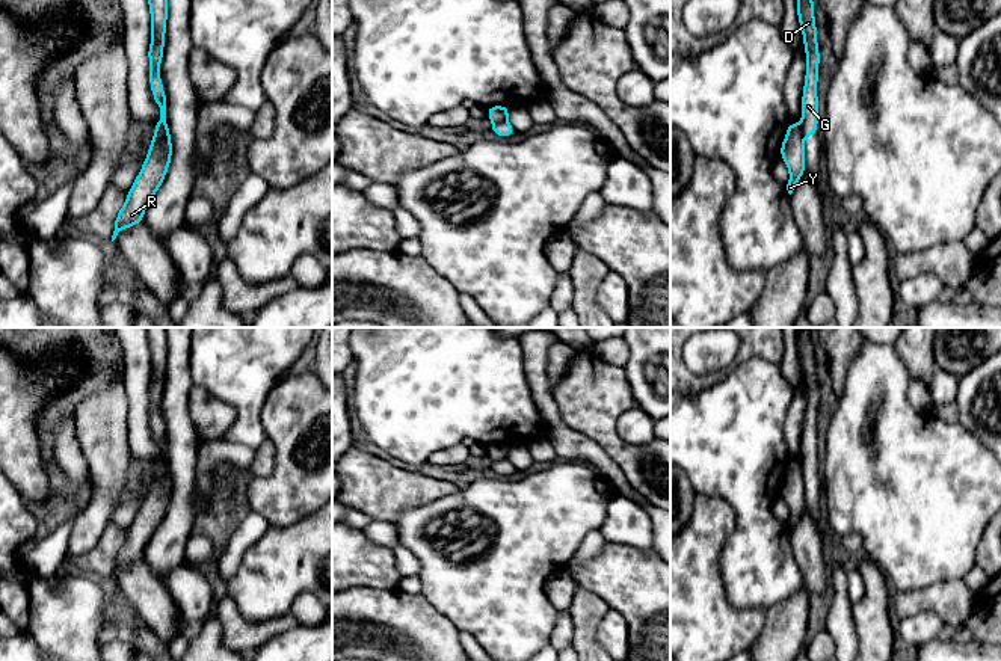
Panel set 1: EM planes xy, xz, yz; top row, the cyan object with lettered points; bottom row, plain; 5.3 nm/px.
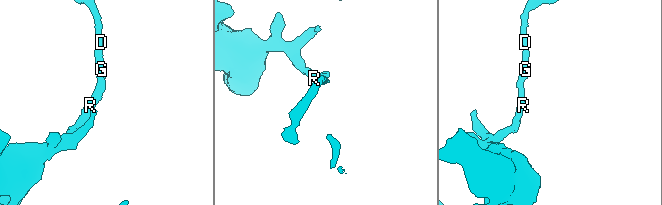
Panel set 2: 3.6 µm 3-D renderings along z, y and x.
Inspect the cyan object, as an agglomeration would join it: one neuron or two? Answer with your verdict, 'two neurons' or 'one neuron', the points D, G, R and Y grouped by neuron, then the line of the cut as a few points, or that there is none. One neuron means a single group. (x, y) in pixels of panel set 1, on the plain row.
two neurons | D G / R Y | xy (156, 462), (169, 474)

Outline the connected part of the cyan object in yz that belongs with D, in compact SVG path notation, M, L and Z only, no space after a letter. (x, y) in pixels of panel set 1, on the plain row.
M799 327L796 344L797 356L800 361L803 383L806 391L806 412L802 433L802 472L803 475L818 471L818 404L820 404L820 388L817 380L817 364L814 355L814 338L811 327Z

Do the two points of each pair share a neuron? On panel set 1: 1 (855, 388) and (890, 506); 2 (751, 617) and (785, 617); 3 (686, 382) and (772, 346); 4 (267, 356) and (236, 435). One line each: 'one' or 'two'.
1: one
2: two
3: one
4: one

